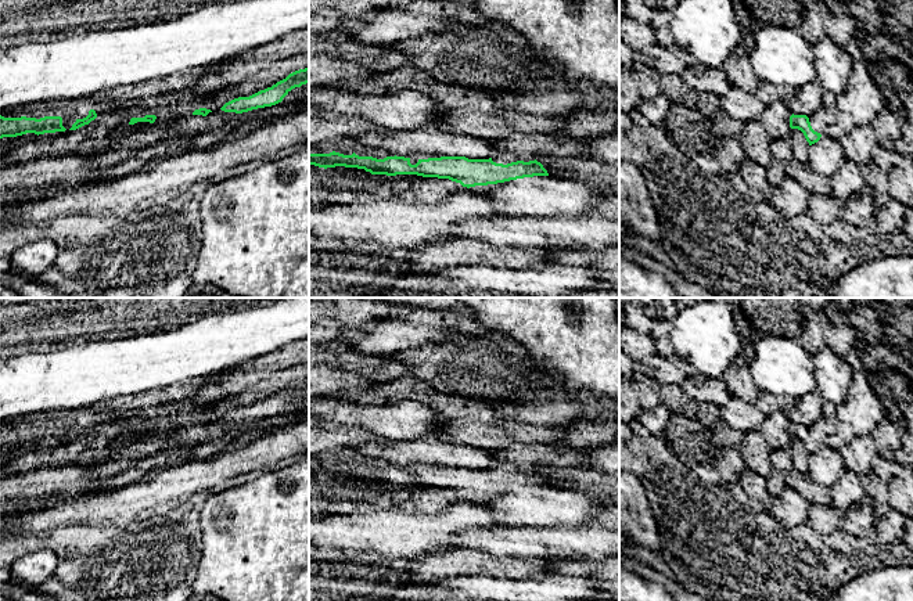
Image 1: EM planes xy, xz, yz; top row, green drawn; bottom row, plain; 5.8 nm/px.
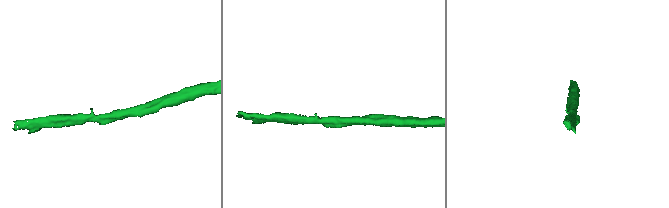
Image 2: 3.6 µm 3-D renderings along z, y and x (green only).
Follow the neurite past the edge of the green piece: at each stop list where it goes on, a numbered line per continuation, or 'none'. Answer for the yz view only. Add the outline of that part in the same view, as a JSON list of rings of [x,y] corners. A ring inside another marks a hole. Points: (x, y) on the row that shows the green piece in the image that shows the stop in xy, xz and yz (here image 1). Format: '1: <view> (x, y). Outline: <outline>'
1: yz (800, 146). Outline: [[[791,129],[790,141],[794,159],[799,161],[801,163],[809,163],[808,158],[809,143],[806,141],[804,133],[798,129]]]

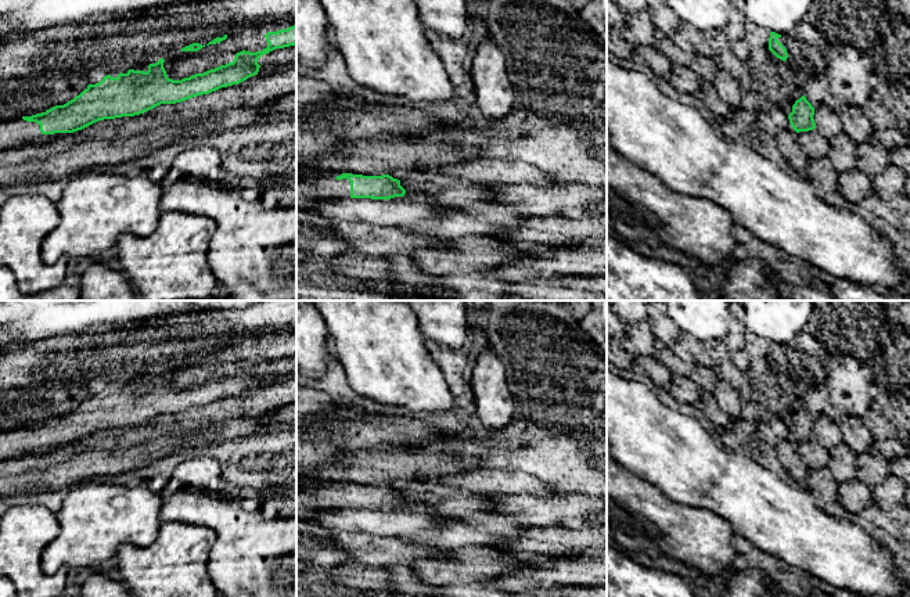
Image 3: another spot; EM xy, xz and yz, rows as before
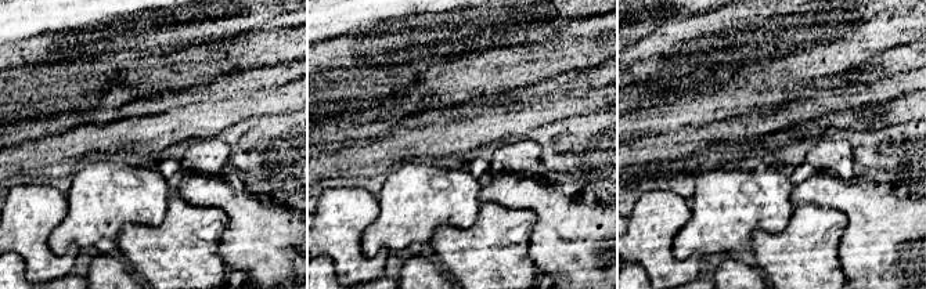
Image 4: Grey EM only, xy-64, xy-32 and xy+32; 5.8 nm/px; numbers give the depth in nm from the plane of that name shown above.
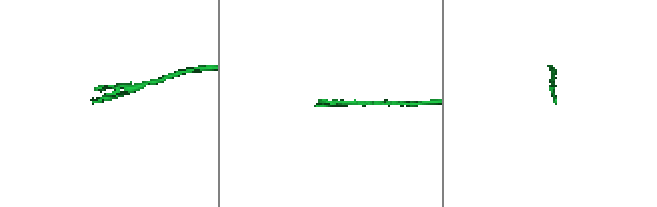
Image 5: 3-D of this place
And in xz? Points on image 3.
1: xz (323, 187). Outline: [[[314,176],[296,179],[296,193],[317,199],[350,198],[350,181],[337,180],[337,176]]]

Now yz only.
none

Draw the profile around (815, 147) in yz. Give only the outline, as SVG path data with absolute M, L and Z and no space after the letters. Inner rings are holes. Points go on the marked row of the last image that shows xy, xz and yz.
M816 129L809 132L799 132L796 136L798 143L806 154L808 159L828 157L830 144L820 136Z

